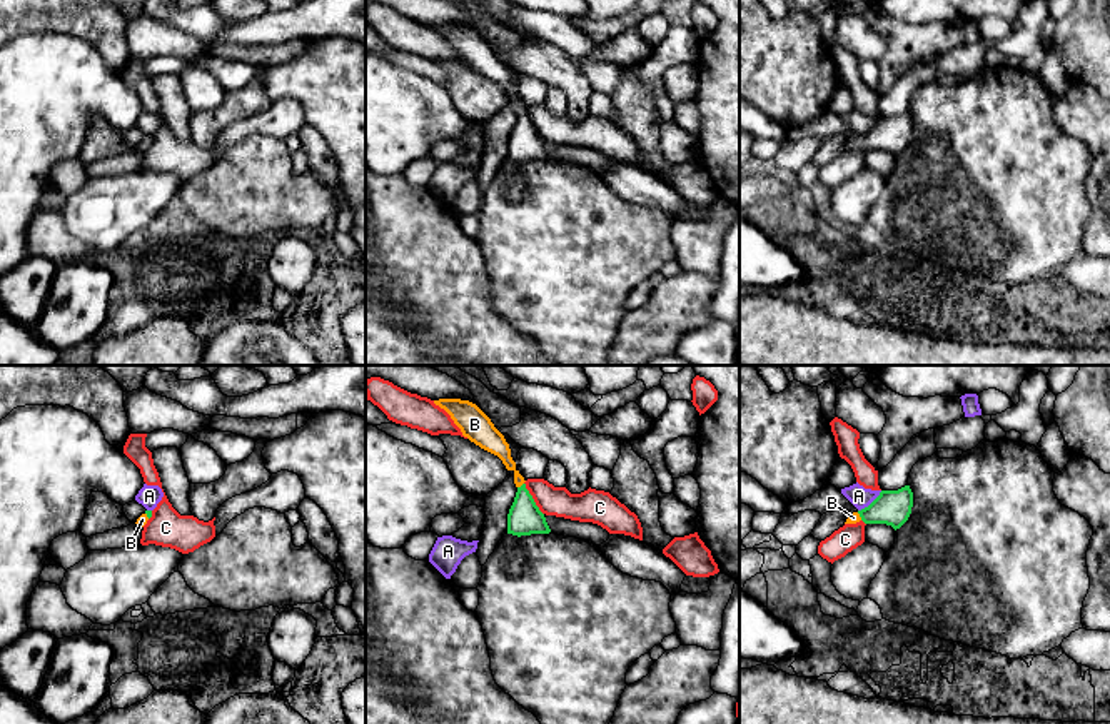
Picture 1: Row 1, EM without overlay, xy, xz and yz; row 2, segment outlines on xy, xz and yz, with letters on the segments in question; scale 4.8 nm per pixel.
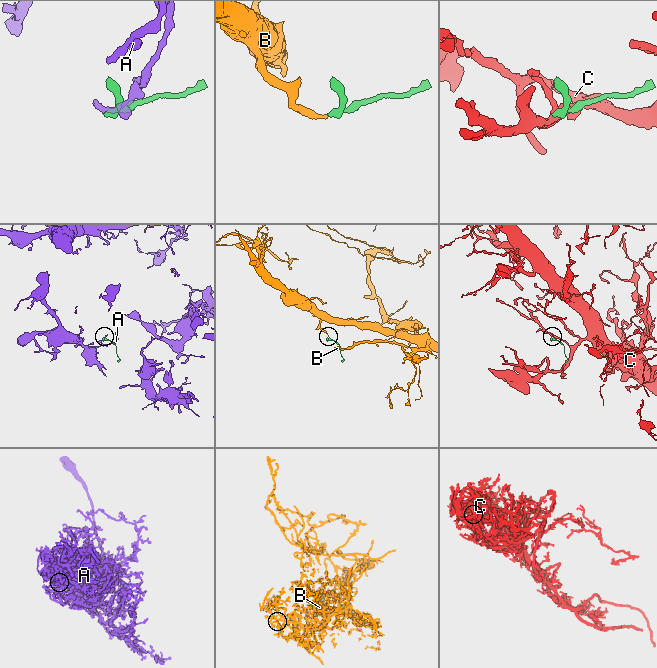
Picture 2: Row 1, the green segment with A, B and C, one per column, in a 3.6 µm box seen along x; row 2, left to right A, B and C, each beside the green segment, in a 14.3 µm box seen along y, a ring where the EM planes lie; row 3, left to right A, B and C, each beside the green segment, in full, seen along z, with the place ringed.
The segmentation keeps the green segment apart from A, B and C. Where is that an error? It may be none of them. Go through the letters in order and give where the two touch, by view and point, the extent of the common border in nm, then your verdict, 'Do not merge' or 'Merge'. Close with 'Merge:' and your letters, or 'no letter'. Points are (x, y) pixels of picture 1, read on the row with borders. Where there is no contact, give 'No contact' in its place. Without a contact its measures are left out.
A: Touches green at yz (872, 502). Shared border 160 nm. Do not merge
B: Touches green at xz (521, 486). Shared border 40 nm. Merge
C: Touches green at xz (533, 499). Shared border 180 nm. Do not merge
Merge: B

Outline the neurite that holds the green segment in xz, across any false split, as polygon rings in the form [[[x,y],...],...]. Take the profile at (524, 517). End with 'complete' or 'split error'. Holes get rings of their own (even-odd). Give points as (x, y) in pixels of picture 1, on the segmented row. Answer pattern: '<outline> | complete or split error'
[[[439,399],[436,405],[444,409],[454,424],[461,429],[462,435],[481,449],[497,455],[507,470],[514,472],[514,484],[517,487],[514,502],[507,514],[507,534],[531,535],[549,534],[551,529],[544,514],[536,505],[532,495],[526,489],[526,480],[516,469],[511,457],[509,444],[504,435],[494,427],[491,419],[472,402],[461,399]]] | split error

